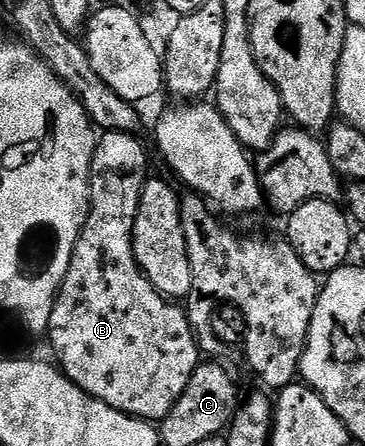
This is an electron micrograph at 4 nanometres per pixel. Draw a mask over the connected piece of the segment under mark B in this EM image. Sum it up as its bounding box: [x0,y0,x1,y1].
[48,130,200,424]

